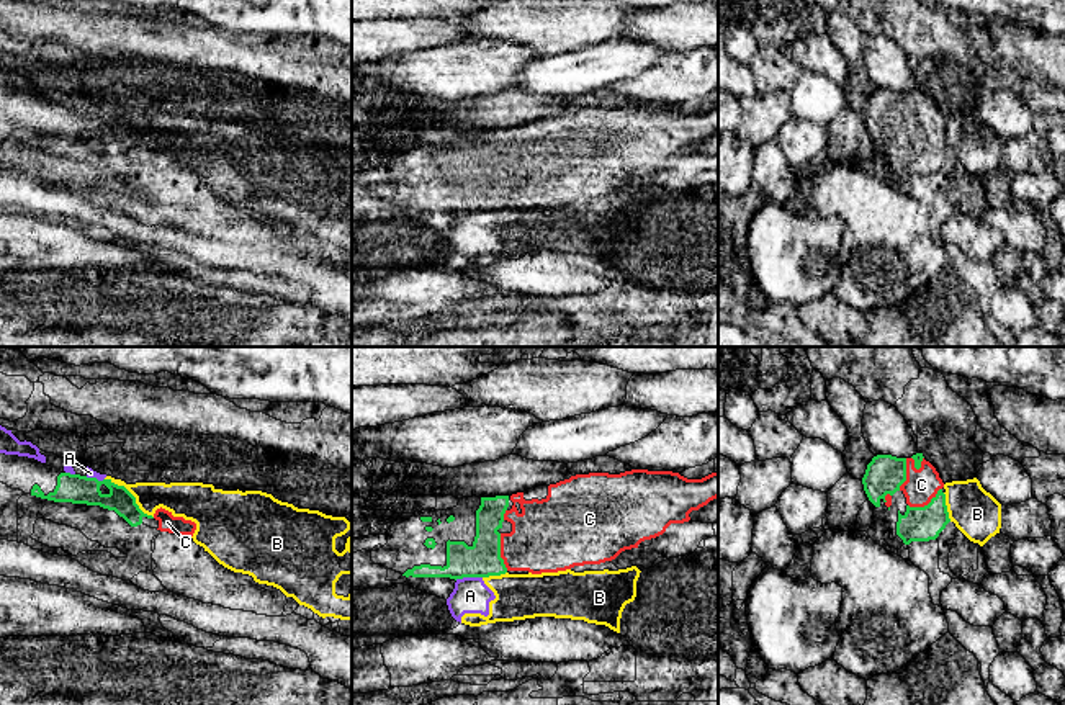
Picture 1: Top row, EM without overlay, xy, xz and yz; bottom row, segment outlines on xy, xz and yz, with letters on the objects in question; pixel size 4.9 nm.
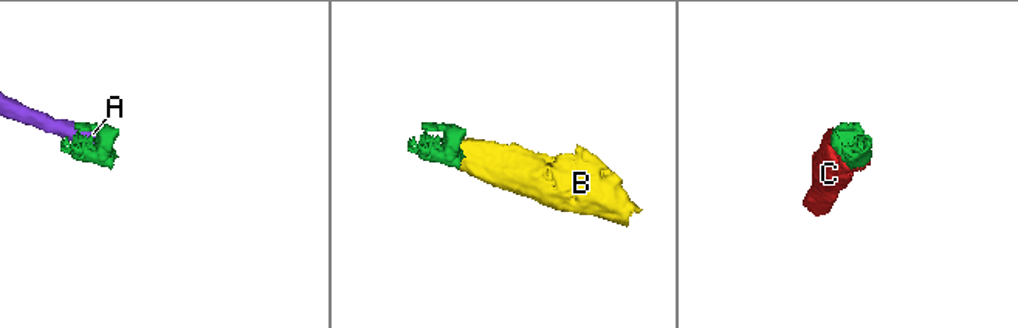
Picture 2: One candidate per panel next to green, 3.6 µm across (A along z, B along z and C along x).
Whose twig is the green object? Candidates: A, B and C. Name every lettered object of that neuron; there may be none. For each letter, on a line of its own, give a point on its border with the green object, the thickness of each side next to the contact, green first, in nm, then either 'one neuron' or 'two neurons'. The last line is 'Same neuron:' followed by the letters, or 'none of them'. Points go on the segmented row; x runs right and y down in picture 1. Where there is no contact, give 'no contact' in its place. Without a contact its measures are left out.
A: xz (468, 576) | 170/180 nm | two neurons
B: xy (131, 494) | 140/170 nm | two neurons
C: yz (925, 506) | 180/160 nm | one neuron
Same neuron: C

